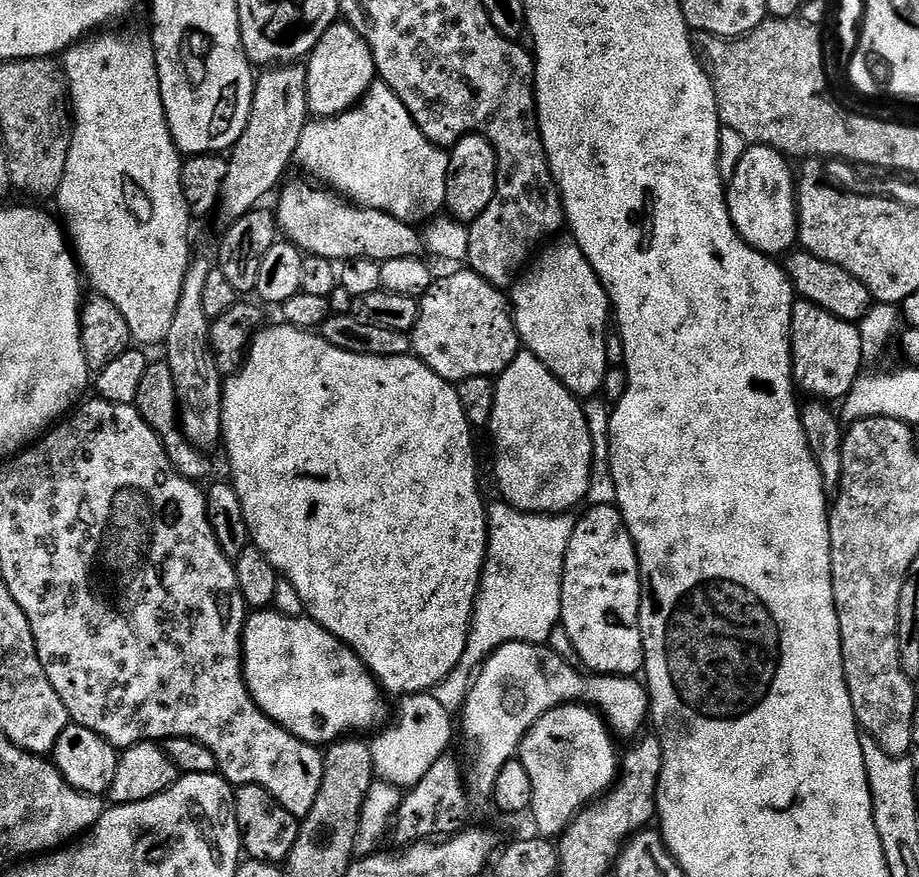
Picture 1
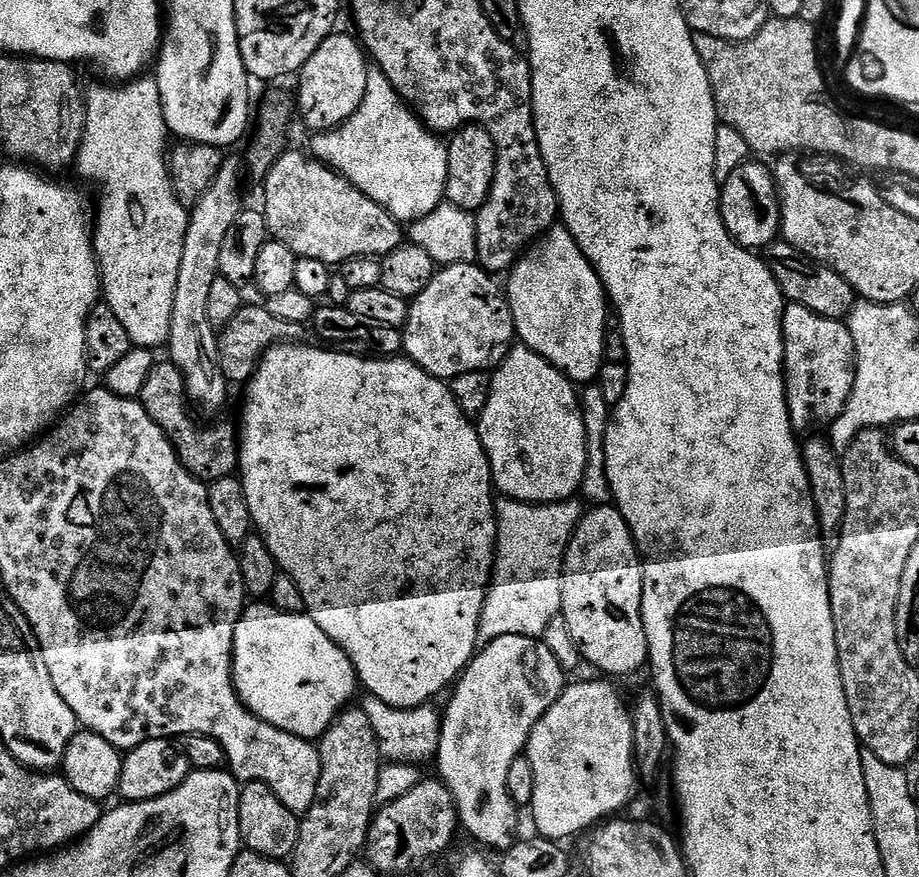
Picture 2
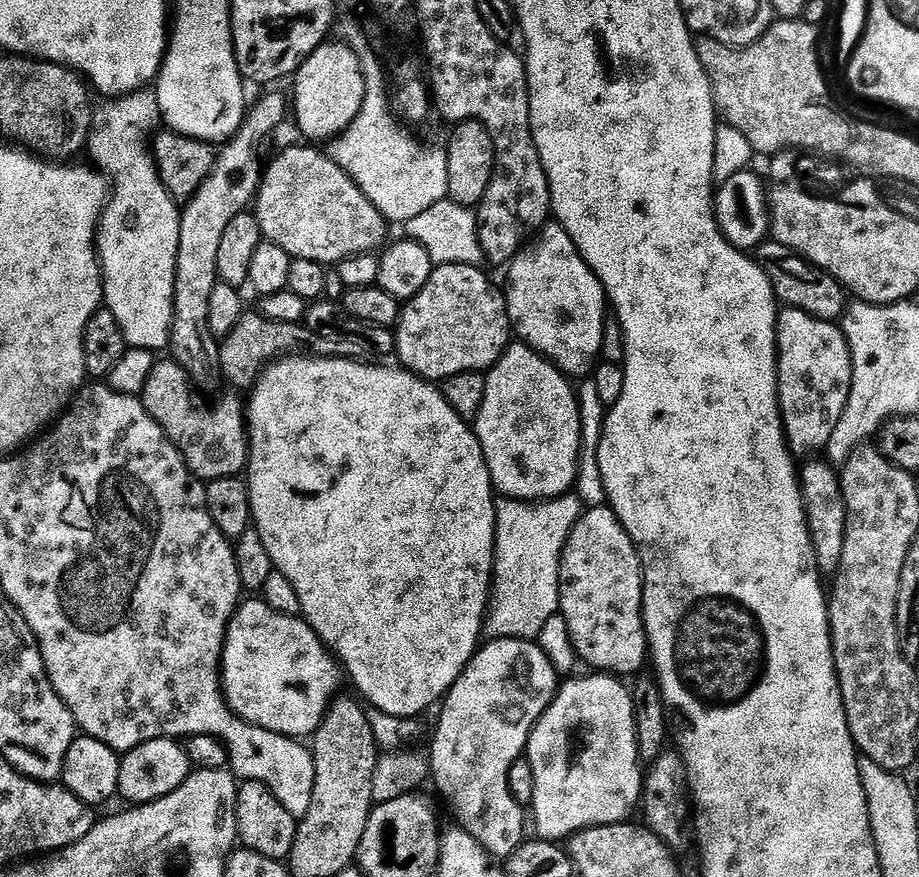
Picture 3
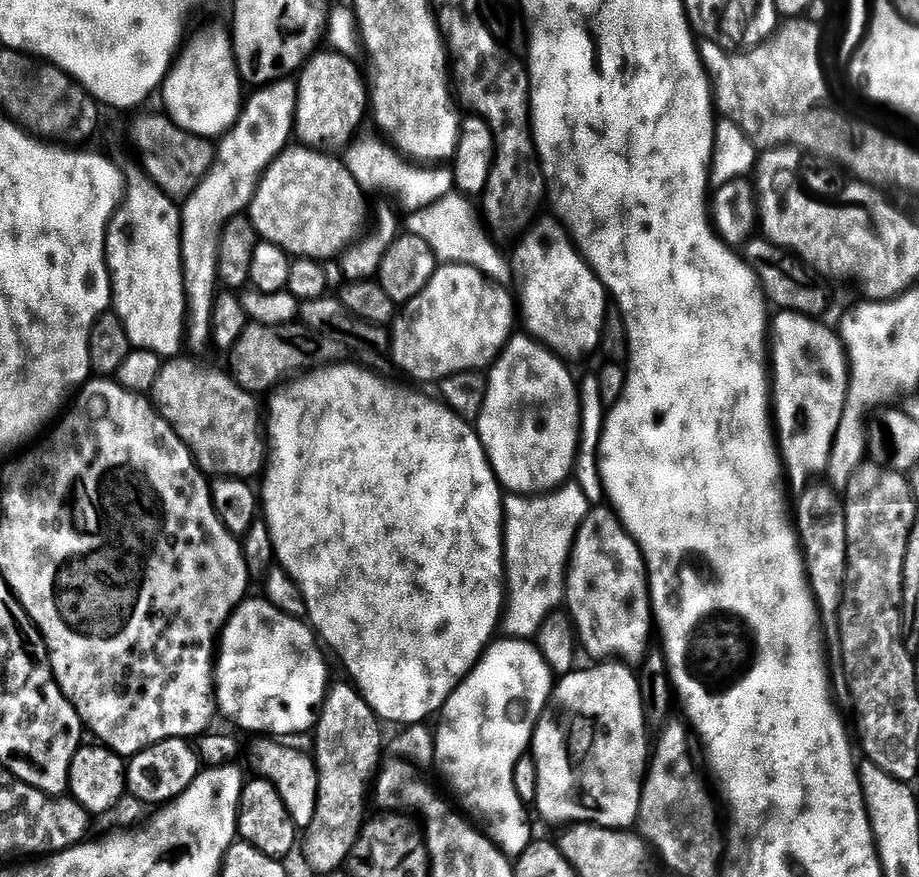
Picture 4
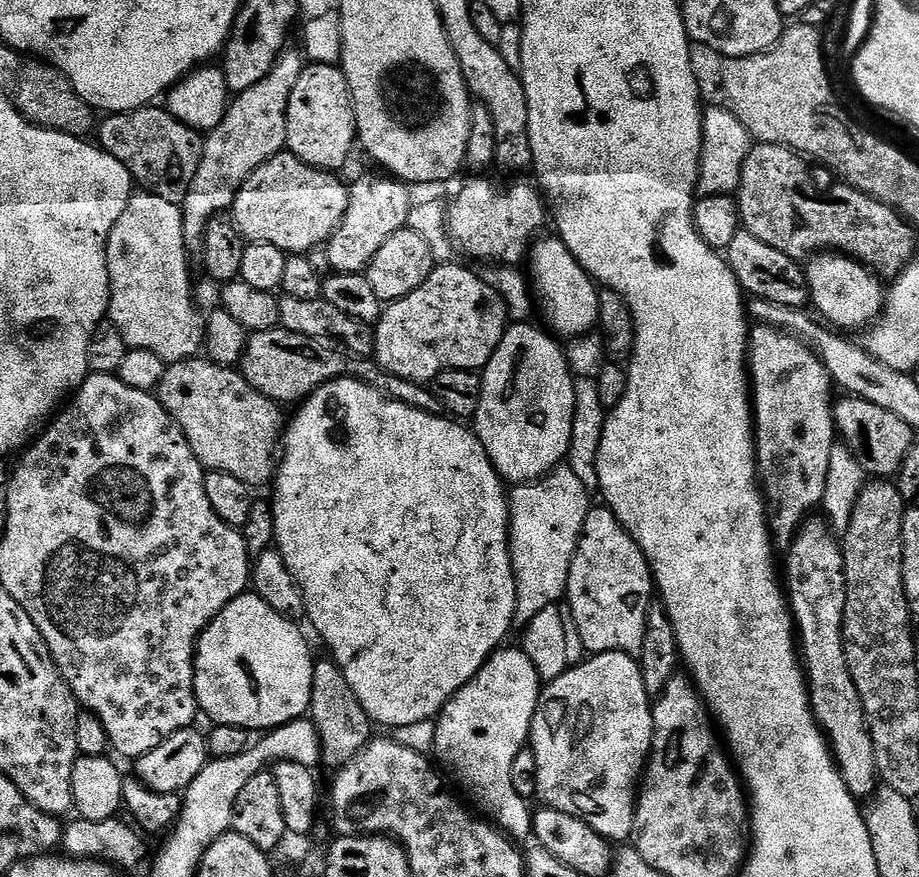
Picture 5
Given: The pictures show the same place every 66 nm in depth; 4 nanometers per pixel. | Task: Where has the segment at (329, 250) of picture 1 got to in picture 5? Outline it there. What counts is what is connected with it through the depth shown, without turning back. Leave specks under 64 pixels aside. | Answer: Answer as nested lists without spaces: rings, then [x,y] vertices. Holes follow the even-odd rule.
[[[285,150],[258,166],[254,174],[250,174],[232,203],[231,218],[248,244],[273,244],[285,254],[307,254],[314,248],[327,245],[328,239],[332,237],[334,230],[338,230],[342,218],[346,216],[349,185],[343,184],[336,176],[339,175],[310,166],[293,152]]]

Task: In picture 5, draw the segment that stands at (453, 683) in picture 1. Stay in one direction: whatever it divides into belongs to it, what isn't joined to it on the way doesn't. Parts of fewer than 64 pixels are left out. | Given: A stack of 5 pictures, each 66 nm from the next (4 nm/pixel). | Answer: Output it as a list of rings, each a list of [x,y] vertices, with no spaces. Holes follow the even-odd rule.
[[[561,466],[547,476],[526,484],[513,487],[508,496],[508,548],[512,551],[512,569],[516,579],[516,619],[520,626],[528,625],[536,614],[546,607],[559,605],[565,599],[570,578],[570,566],[582,534],[582,526],[588,517],[590,507],[589,489],[578,482],[578,474]]]

